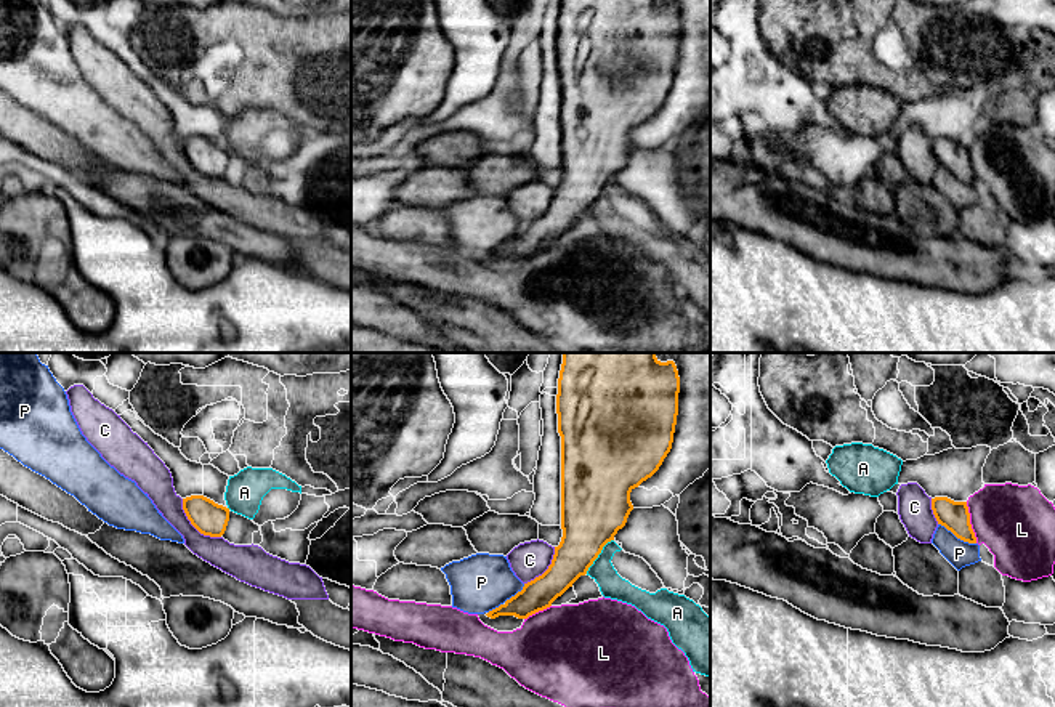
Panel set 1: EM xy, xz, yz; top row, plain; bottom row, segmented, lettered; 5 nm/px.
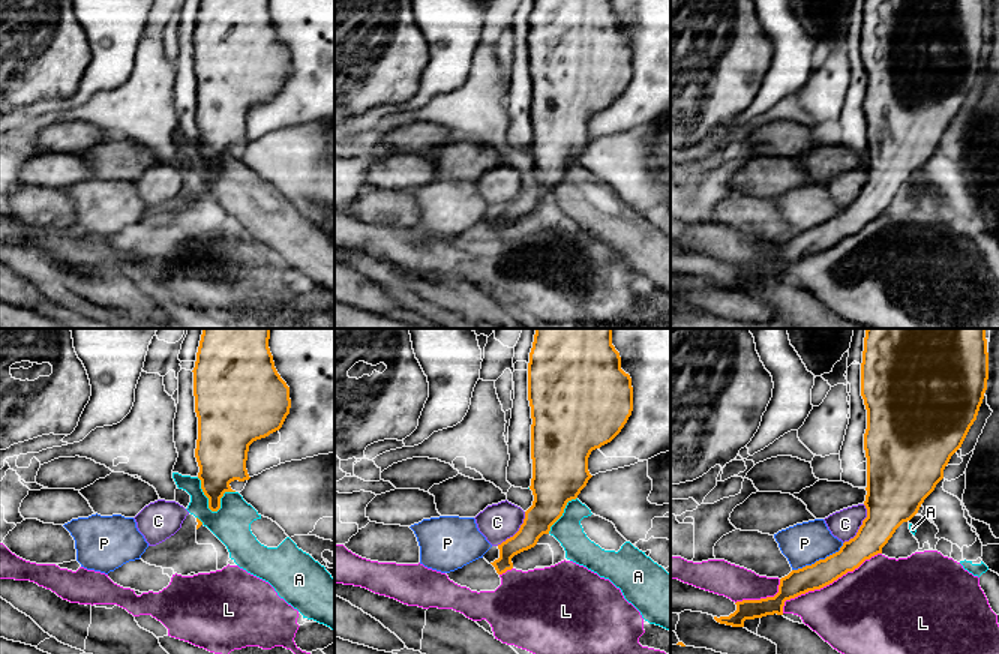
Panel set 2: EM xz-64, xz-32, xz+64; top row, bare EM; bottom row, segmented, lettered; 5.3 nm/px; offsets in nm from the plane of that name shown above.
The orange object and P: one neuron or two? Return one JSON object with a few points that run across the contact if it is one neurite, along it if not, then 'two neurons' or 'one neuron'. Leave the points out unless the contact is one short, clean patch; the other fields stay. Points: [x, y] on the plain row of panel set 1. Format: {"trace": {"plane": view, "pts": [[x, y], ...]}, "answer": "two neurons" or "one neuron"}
{"trace": {"plane": "xz", "pts": [[525, 225], [488, 254]]}, "answer": "two neurons"}

